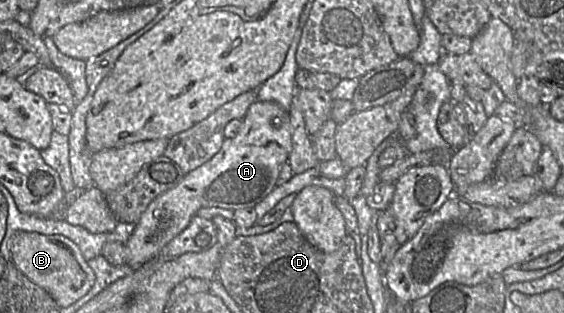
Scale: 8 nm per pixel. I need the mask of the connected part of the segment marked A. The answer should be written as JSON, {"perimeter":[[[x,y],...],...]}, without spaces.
{"perimeter":[[[270,101],[253,102],[233,138],[225,139],[219,152],[209,161],[185,174],[183,180],[174,188],[156,197],[135,223],[135,229],[126,242],[126,264],[138,268],[154,259],[161,249],[180,234],[202,208],[224,208],[237,210],[254,208],[277,186],[281,167],[287,162],[292,148],[291,125],[287,111]]]}

